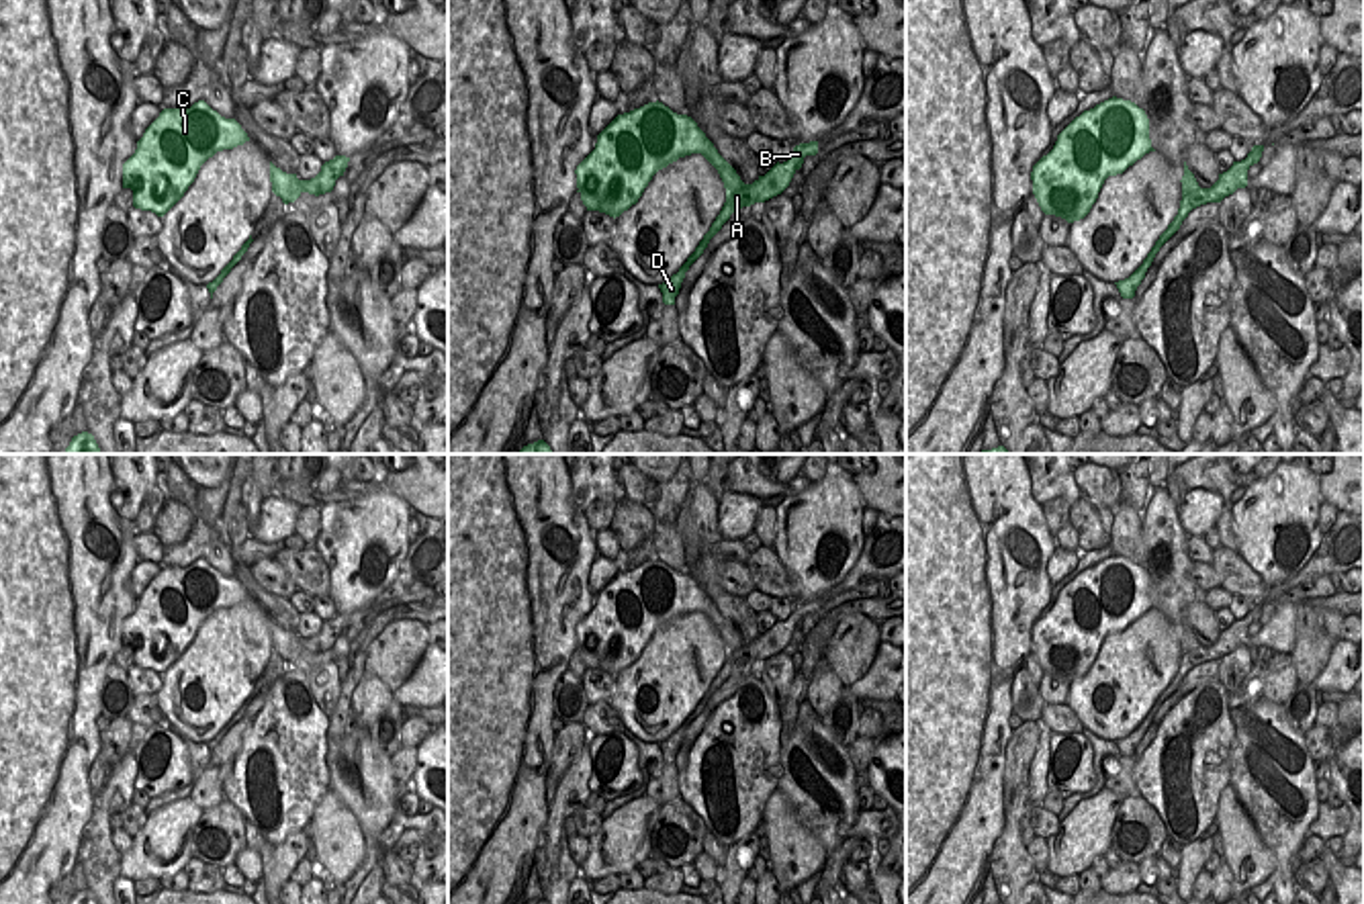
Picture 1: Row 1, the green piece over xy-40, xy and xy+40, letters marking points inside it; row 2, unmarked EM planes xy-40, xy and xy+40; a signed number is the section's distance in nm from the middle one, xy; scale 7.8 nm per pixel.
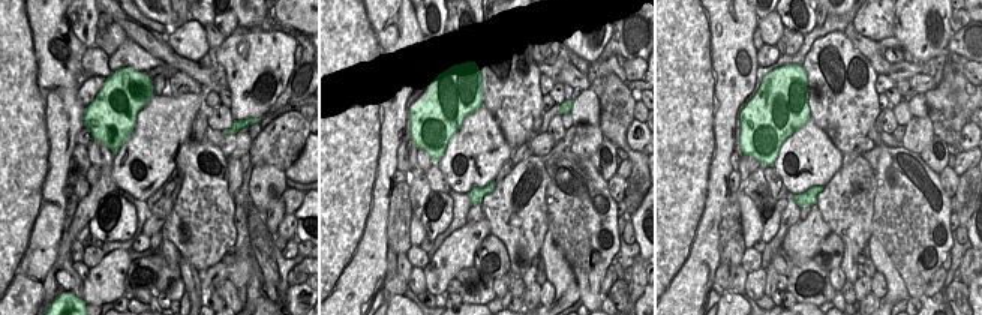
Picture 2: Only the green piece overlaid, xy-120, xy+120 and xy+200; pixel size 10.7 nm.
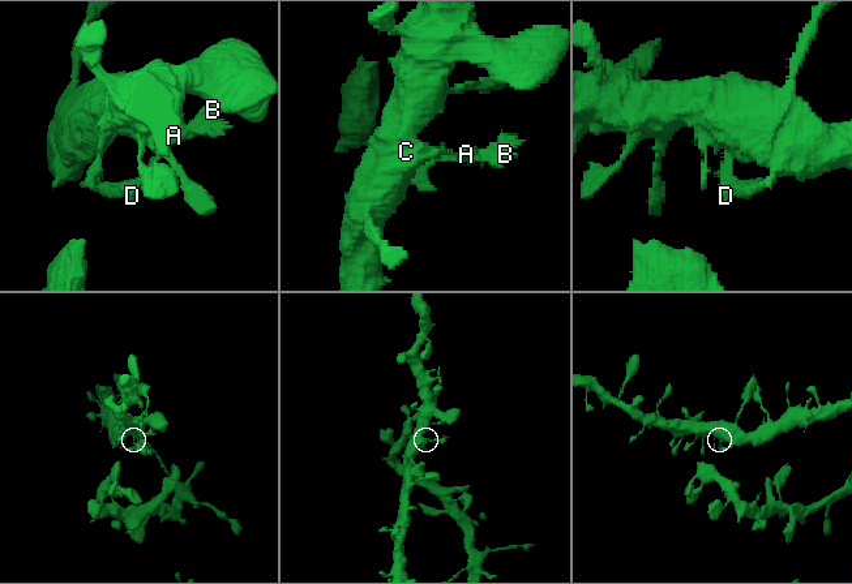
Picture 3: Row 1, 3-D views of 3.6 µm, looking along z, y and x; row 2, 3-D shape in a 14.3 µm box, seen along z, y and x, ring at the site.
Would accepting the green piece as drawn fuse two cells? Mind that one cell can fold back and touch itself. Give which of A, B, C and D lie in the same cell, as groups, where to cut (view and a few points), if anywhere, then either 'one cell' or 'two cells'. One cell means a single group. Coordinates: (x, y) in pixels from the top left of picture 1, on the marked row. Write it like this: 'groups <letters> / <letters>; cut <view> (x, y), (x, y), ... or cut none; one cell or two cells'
groups A B D / C; cut xy (712, 146), (704, 156); two cells

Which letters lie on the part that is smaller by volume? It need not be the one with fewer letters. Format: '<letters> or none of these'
A, B, D

